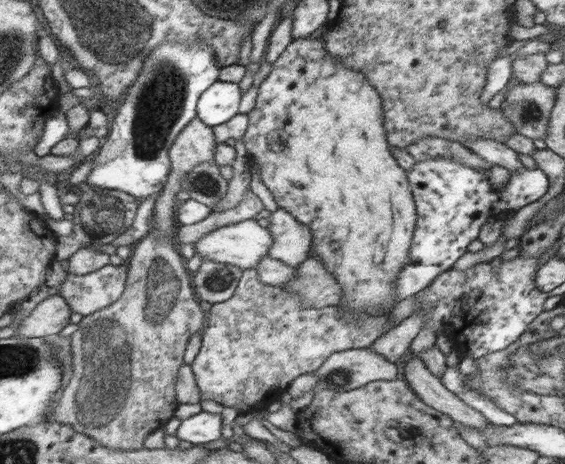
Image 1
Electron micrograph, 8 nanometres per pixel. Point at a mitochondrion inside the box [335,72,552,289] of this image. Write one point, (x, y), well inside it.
(529, 113)

